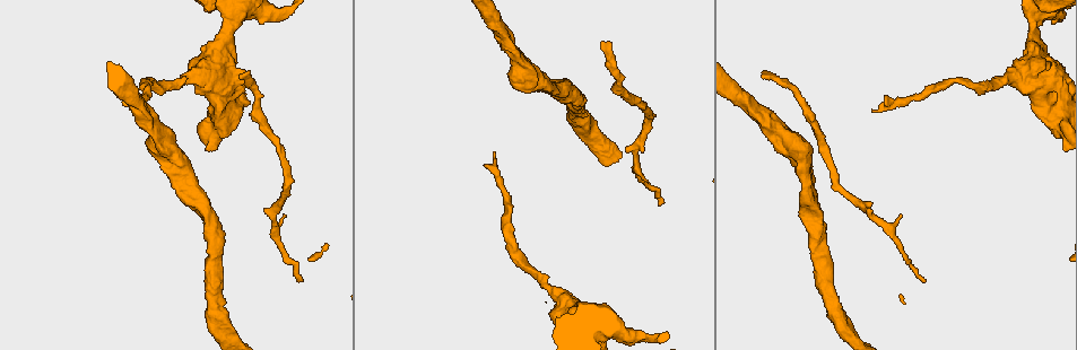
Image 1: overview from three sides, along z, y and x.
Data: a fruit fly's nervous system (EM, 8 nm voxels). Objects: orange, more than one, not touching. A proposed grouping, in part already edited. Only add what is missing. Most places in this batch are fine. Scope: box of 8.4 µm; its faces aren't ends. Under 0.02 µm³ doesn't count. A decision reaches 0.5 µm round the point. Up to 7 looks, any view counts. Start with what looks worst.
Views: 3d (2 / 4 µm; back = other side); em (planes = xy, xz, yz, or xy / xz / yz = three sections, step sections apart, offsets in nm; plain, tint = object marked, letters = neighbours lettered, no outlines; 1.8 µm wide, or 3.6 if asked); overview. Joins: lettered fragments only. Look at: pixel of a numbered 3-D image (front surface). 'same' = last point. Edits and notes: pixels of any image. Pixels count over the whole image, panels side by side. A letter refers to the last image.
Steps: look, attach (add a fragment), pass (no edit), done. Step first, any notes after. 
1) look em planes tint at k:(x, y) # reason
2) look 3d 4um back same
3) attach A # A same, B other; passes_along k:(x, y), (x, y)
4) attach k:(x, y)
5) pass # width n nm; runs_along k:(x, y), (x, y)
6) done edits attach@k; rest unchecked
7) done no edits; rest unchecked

look em planes plain at 1:(493, 152) # tapers out

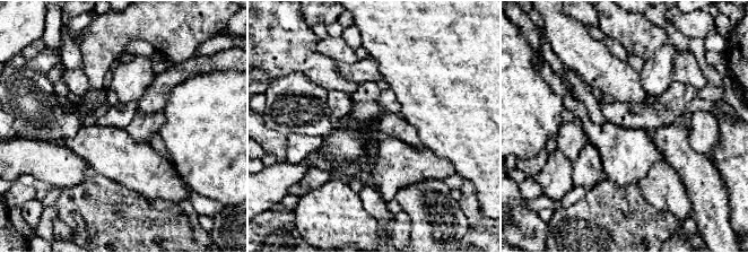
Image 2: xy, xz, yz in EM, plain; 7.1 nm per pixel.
look em planes letters same

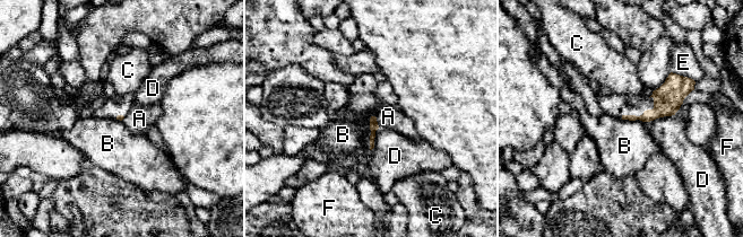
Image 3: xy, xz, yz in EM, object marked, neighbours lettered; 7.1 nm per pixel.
pass # A other, B other, C other, D other, E other, F other; no lettered fragment goes on from it

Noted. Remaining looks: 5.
look 3d 2um at 1:(926, 279) # tapers out

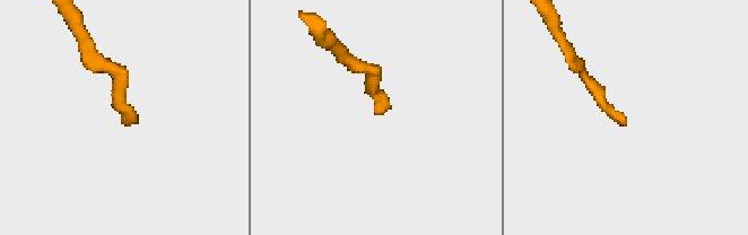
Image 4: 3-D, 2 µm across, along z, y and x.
look em planes plain at 4:(121, 123)

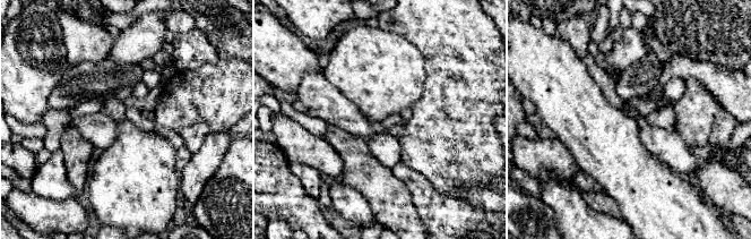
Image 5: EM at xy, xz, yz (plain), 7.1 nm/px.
look em planes letters same

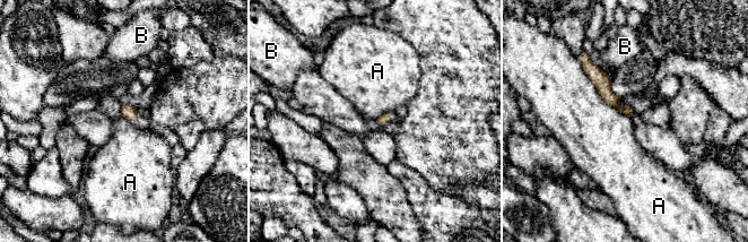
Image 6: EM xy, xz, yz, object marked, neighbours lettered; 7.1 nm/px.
pass # A other, B other; runs_along 6:(585, 66), (629, 112); none of them fits

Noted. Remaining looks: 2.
done no edits; rest unchecked

